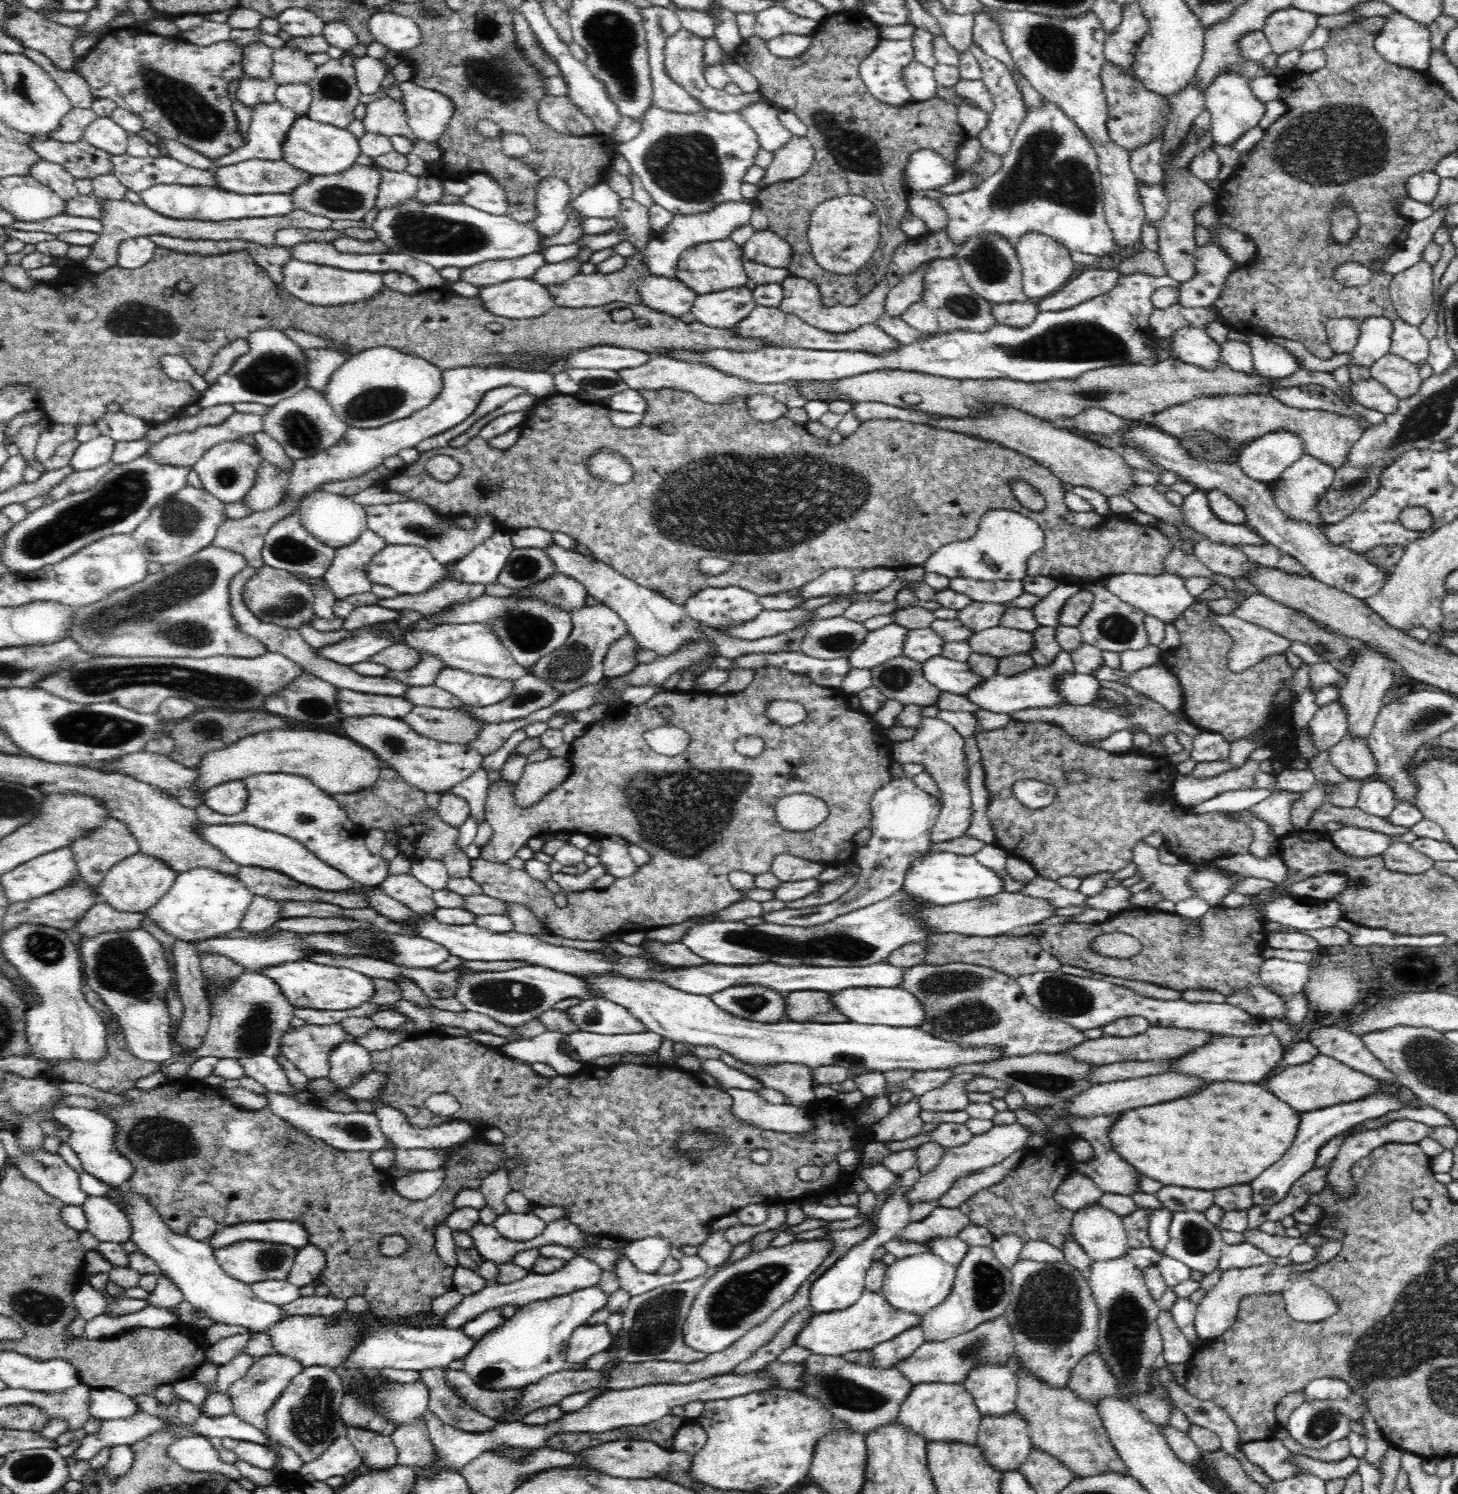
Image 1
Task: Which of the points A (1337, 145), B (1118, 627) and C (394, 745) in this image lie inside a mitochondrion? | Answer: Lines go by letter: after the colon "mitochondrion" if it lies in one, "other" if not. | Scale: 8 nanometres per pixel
A: mitochondrion
B: mitochondrion
C: mitochondrion

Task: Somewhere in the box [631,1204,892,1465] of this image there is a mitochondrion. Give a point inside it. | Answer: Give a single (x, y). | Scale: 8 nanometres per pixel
(742, 1294)

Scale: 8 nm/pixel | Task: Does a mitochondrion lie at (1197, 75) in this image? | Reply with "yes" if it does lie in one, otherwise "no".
no

